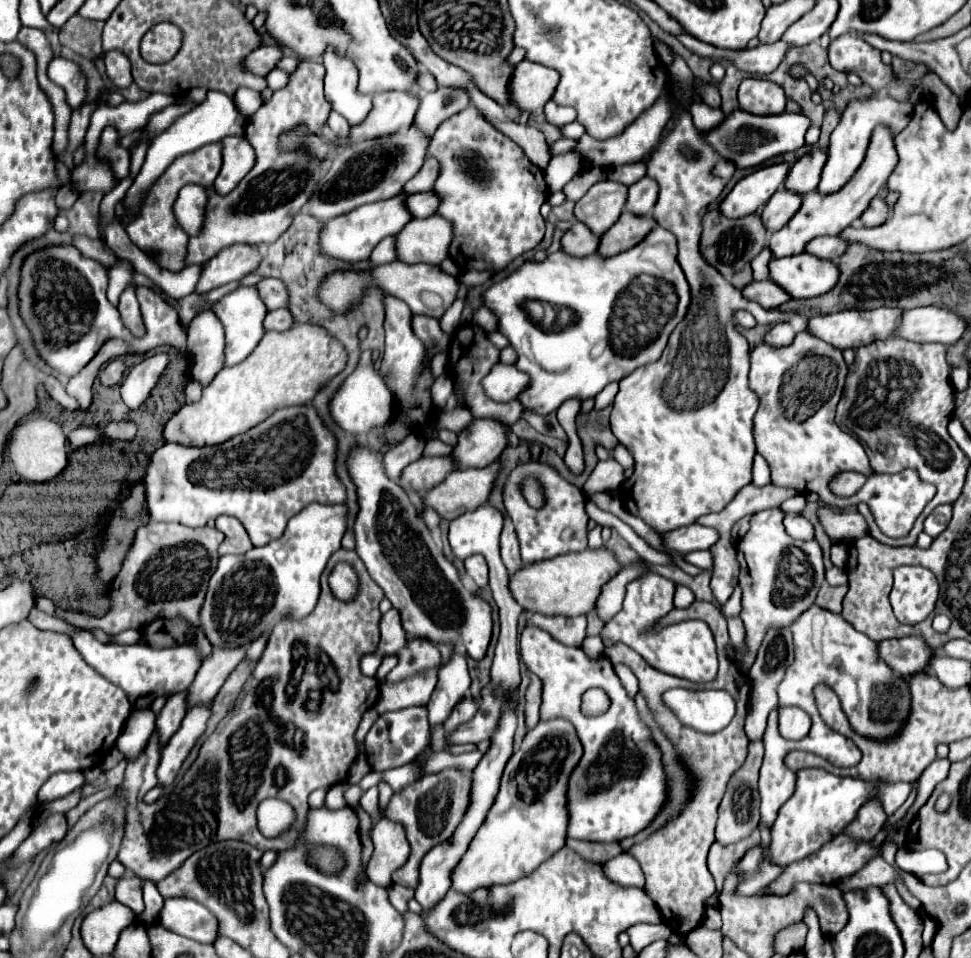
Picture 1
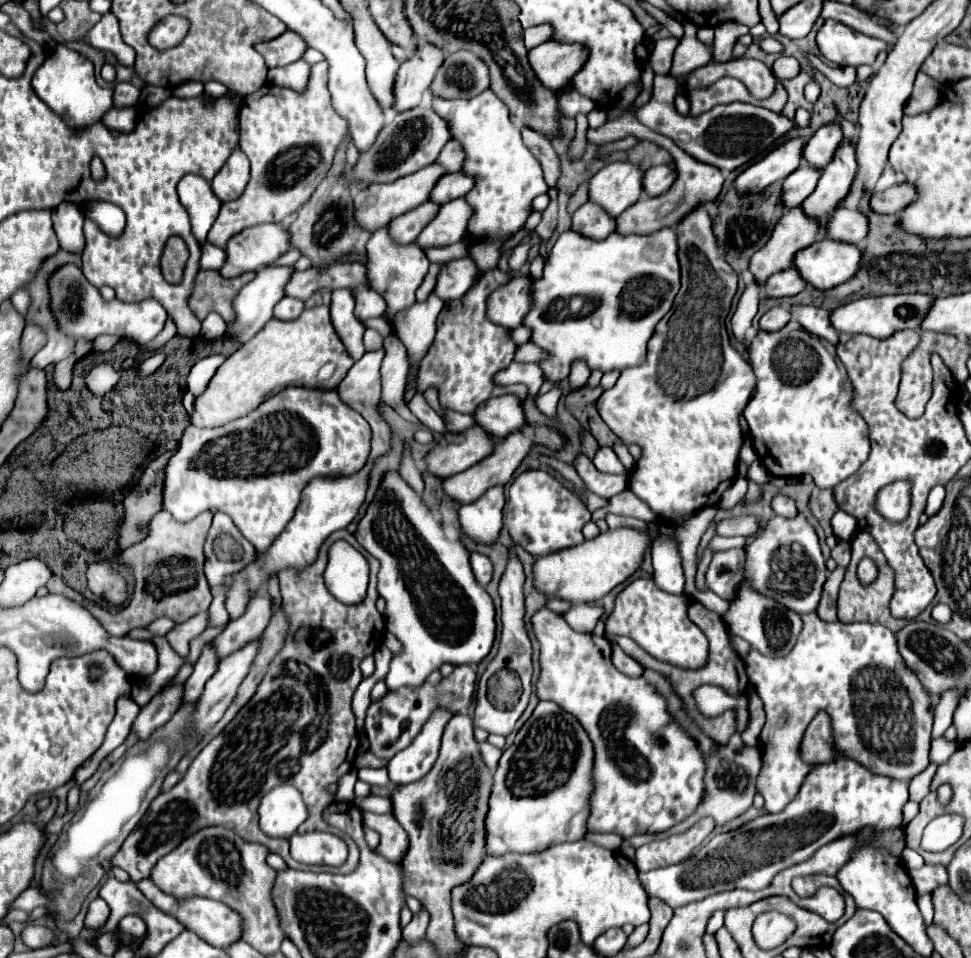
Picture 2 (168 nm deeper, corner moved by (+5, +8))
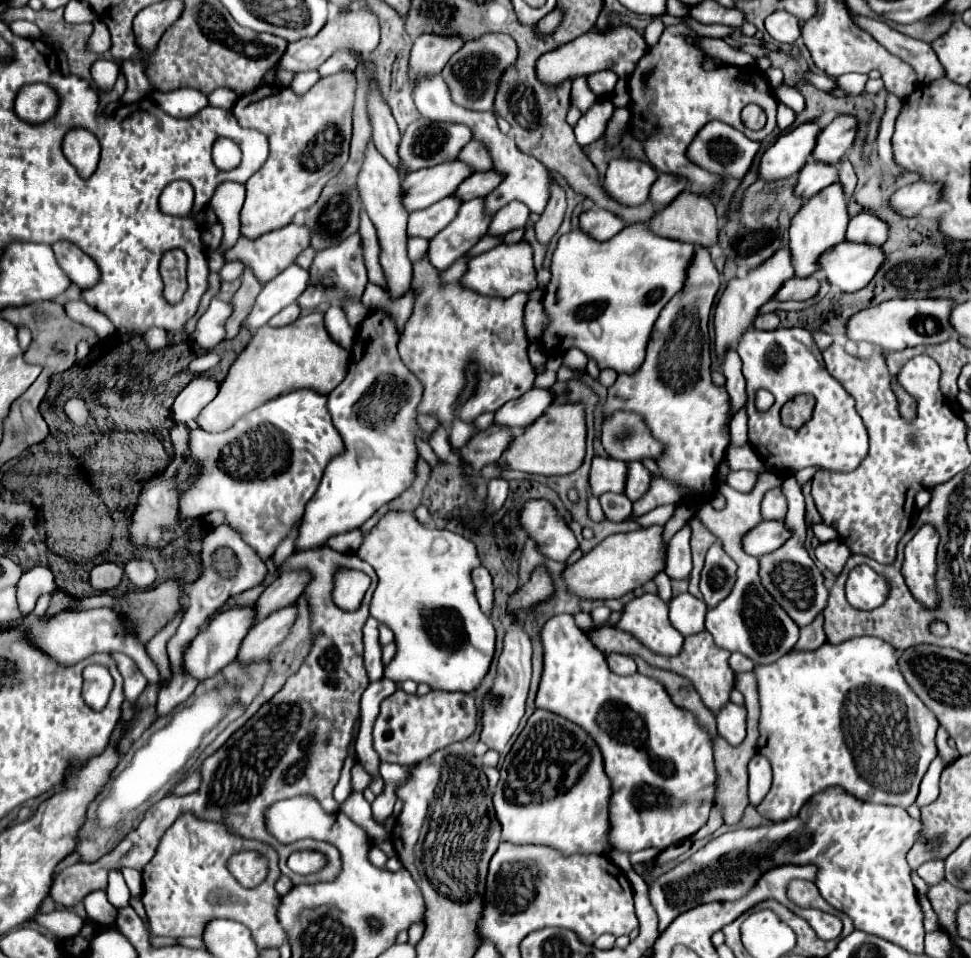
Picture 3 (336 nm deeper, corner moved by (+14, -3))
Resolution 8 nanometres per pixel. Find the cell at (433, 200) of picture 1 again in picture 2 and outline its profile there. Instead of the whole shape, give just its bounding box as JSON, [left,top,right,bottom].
[430,172,474,206]

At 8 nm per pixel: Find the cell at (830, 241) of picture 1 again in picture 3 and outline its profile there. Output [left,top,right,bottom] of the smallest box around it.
[847,213,889,245]

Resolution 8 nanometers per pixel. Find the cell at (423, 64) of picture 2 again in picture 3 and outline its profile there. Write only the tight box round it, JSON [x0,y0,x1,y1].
[409,35,465,81]

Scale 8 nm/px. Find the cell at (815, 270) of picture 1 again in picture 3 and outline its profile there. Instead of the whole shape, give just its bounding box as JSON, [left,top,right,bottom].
[819,241,885,293]

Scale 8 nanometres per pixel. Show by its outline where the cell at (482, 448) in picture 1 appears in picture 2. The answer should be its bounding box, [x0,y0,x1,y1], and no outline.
[472,394,526,438]

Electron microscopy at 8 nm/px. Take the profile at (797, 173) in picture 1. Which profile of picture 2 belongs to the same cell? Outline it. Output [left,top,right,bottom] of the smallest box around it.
[802,122,842,168]

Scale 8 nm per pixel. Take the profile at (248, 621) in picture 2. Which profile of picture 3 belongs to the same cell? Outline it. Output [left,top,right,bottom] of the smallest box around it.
[257,571,311,621]

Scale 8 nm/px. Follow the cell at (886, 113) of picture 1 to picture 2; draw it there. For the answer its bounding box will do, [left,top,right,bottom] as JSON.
[802,140,856,218]

